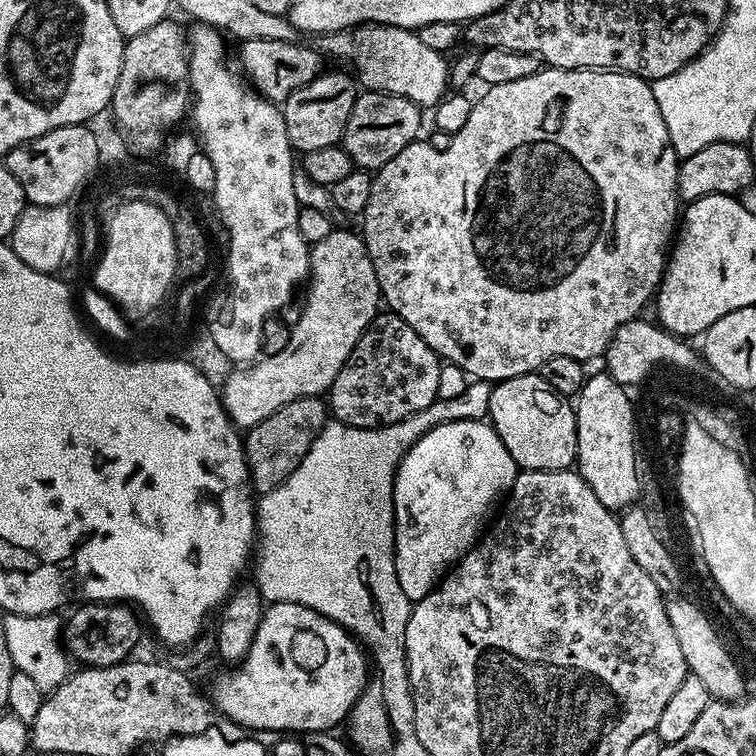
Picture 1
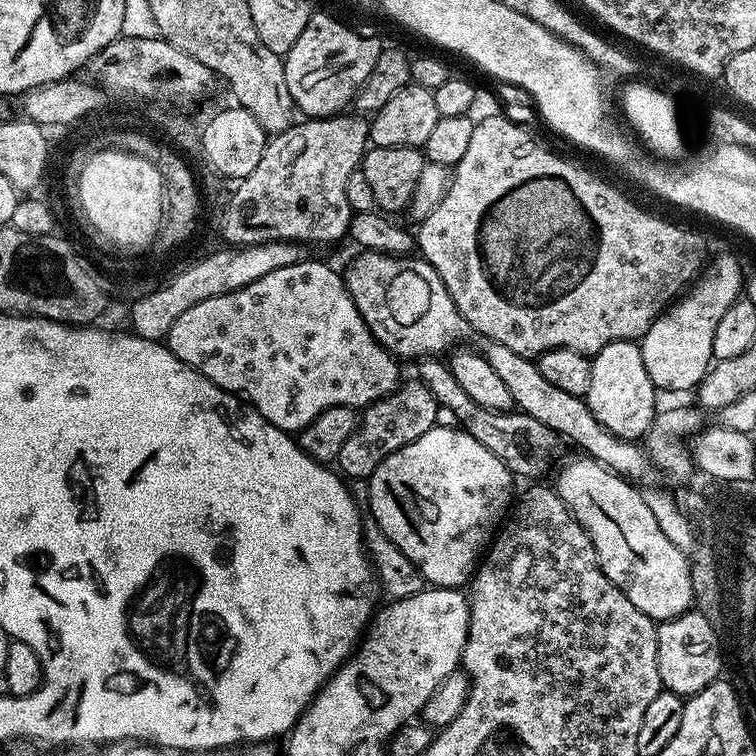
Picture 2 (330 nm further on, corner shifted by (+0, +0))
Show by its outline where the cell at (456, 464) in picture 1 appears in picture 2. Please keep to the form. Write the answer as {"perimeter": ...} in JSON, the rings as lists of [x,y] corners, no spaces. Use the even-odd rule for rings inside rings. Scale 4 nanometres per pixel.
{"perimeter":[[[459,426],[445,427],[431,428],[426,434],[422,434],[422,438],[402,446],[402,450],[390,454],[390,458],[386,458],[376,467],[374,474],[366,484],[368,487],[368,508],[372,511],[373,518],[376,519],[375,527],[386,538],[390,538],[390,542],[394,542],[394,546],[398,546],[398,550],[402,550],[402,554],[406,554],[406,558],[410,558],[410,562],[414,562],[416,569],[423,574],[425,581],[431,587],[463,589],[471,581],[486,549],[497,535],[502,521],[509,515],[510,505],[514,500],[514,492],[512,496],[514,477],[502,461],[494,458],[494,454],[490,454],[490,450],[486,450],[486,446],[482,446],[482,442],[478,442],[478,438],[470,438],[470,434]]]}

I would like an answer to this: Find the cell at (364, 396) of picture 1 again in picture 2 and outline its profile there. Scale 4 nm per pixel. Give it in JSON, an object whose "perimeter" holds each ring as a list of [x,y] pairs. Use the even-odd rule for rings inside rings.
{"perimeter":[[[419,378],[411,379],[405,379],[393,392],[363,409],[354,434],[350,434],[350,438],[346,438],[346,446],[342,446],[335,461],[338,468],[341,468],[339,471],[345,477],[353,476],[354,479],[361,480],[361,482],[367,481],[374,474],[376,467],[386,458],[390,458],[390,454],[402,450],[402,446],[422,438],[422,434],[437,427],[438,405],[434,394]]]}

